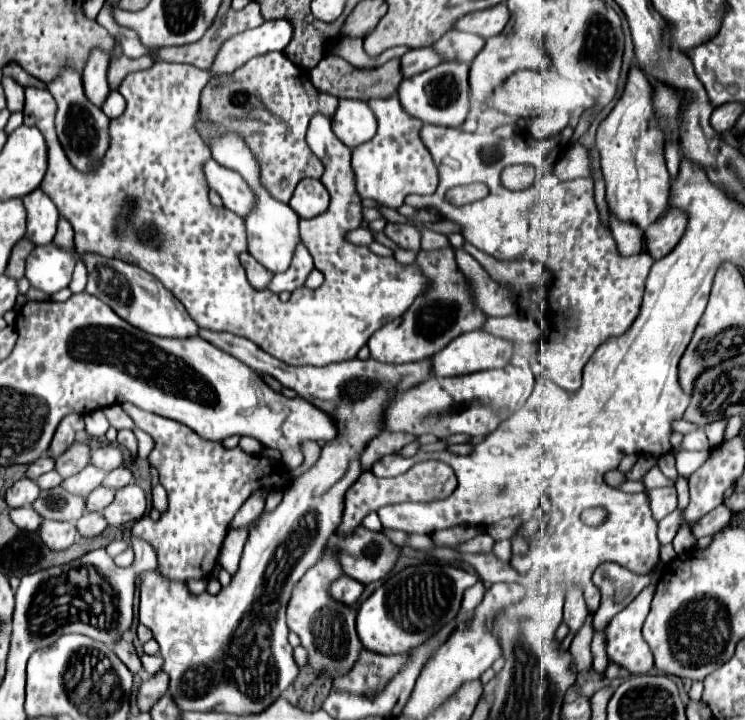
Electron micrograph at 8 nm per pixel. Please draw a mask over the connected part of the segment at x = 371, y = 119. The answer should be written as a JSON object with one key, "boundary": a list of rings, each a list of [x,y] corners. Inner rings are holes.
{"boundary":[[[343,98],[331,120],[331,128],[347,148],[355,148],[375,136],[377,120],[365,102]]]}

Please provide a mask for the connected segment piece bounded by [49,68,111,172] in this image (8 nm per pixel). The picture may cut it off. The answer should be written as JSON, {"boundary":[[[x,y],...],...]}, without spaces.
{"boundary":[[[65,68],[61,72],[61,76],[49,84],[49,88],[57,102],[55,128],[57,128],[57,136],[59,136],[59,142],[63,146],[67,158],[79,172],[95,170],[95,166],[99,166],[99,162],[103,160],[103,154],[107,152],[107,146],[109,146],[107,130],[109,130],[111,120],[103,114],[103,110],[99,110],[85,98],[81,74],[77,74],[75,70]]]}

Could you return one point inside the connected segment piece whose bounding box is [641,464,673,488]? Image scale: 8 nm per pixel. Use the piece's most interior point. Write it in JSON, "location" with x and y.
{"location":[654,478]}

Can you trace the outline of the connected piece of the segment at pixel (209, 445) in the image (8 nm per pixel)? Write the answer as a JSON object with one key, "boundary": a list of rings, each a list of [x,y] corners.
{"boundary":[[[123,406],[123,410],[137,428],[155,440],[149,464],[157,468],[159,482],[169,496],[169,508],[161,514],[161,520],[153,522],[151,518],[141,518],[133,524],[131,534],[153,544],[159,560],[157,570],[165,578],[189,582],[211,576],[235,512],[259,488],[285,490],[291,484],[289,468],[281,460],[247,454],[239,446],[225,448],[221,442],[203,440],[181,422],[155,416],[137,406]]]}

